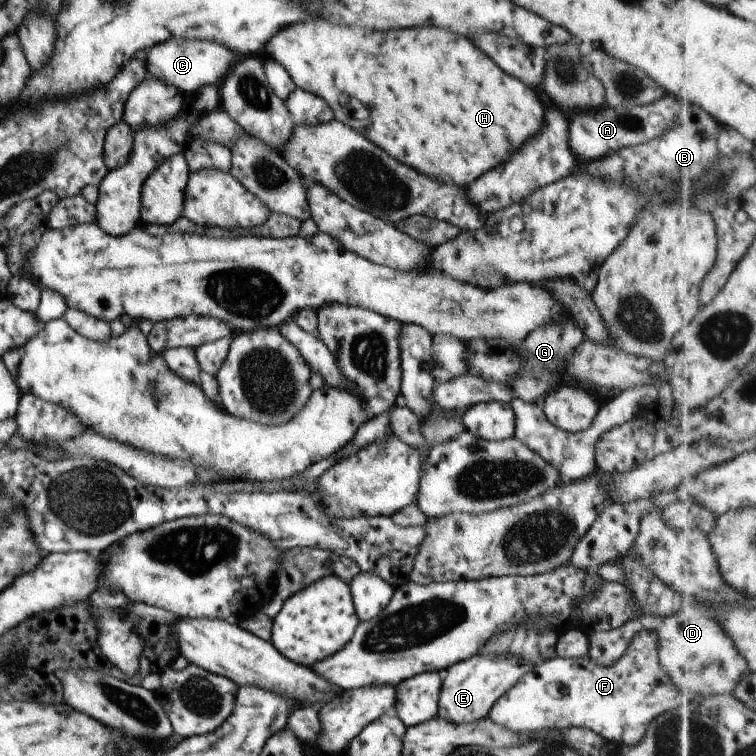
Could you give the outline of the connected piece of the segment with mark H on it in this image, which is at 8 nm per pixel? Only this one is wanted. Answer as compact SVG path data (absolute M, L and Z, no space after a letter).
M321 18L308 20L308 22L296 22L296 24L290 24L290 26L282 28L278 34L274 34L268 40L268 44L264 46L262 57L281 64L296 87L314 93L316 96L321 96L332 108L337 121L351 126L356 132L366 136L370 142L374 142L376 146L386 150L390 156L394 156L398 162L402 160L402 164L412 166L416 172L422 172L424 176L430 176L430 178L438 180L439 183L454 184L454 186L467 189L476 178L480 178L480 174L484 174L486 170L490 170L490 168L498 166L502 160L506 160L510 156L510 150L520 148L522 142L526 138L534 136L534 132L538 132L538 128L542 126L544 108L542 108L542 102L536 98L536 92L532 88L528 88L526 84L522 84L518 78L508 76L504 70L500 70L486 54L482 54L464 36L458 36L458 34L452 34L444 28L434 28L434 26L430 26L430 28L408 28L408 30L390 30L390 32L376 32L376 30L368 30L368 28L356 28L356 30L360 32L360 36L352 36L352 28L348 28L348 26L330 24L330 22Z

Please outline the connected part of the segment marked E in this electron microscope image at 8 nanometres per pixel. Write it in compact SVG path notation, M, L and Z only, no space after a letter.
M485 651L447 668L443 673L442 692L438 703L438 718L452 724L472 724L489 716L490 709L504 692L530 674L534 664L526 658L504 654L496 656Z

